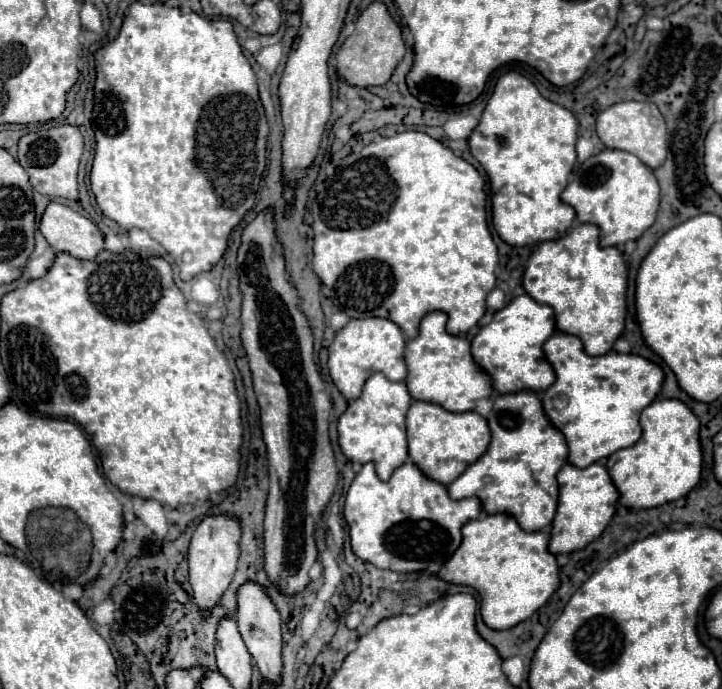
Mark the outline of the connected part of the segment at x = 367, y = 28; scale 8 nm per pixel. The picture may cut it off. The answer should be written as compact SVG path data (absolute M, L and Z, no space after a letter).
M371 3L357 19L355 31L345 39L341 49L337 51L337 73L349 83L357 87L383 85L393 75L397 63L405 55L405 45L401 39L401 29L389 15L383 3Z

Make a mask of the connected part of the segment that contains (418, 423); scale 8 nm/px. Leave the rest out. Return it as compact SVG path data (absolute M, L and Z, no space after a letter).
M425 401L411 403L405 425L407 425L407 443L409 443L411 461L419 467L423 475L443 485L455 481L473 461L477 461L485 453L491 441L485 417L477 415L475 411L449 413L443 407Z

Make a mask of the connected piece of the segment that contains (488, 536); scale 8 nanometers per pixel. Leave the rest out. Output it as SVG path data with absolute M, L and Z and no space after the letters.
M483 515L463 525L463 541L449 561L441 565L437 577L473 587L481 597L481 617L489 629L503 631L529 619L559 585L559 567L547 551L545 531L527 533L511 515Z

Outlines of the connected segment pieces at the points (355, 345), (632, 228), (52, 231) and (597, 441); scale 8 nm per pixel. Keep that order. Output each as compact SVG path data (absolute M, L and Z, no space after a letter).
M369 317L369 319L351 319L341 331L337 331L333 343L329 345L329 373L335 387L347 401L353 401L361 395L363 383L373 373L383 373L389 381L403 381L407 377L407 367L403 361L405 337L403 331L389 319Z
M603 149L599 155L593 155L577 167L571 183L561 193L561 201L577 211L579 223L593 223L601 229L601 247L617 247L639 239L645 229L655 223L659 209L659 185L653 171L633 153Z
M55 201L45 207L39 231L55 251L67 251L77 259L93 259L103 249L99 227L71 207Z
M567 333L551 335L543 351L557 379L541 393L541 403L551 425L565 435L569 447L567 461L571 465L589 467L639 441L639 415L657 397L663 383L659 365L631 353L623 355L615 351L591 357L583 351L581 339Z

